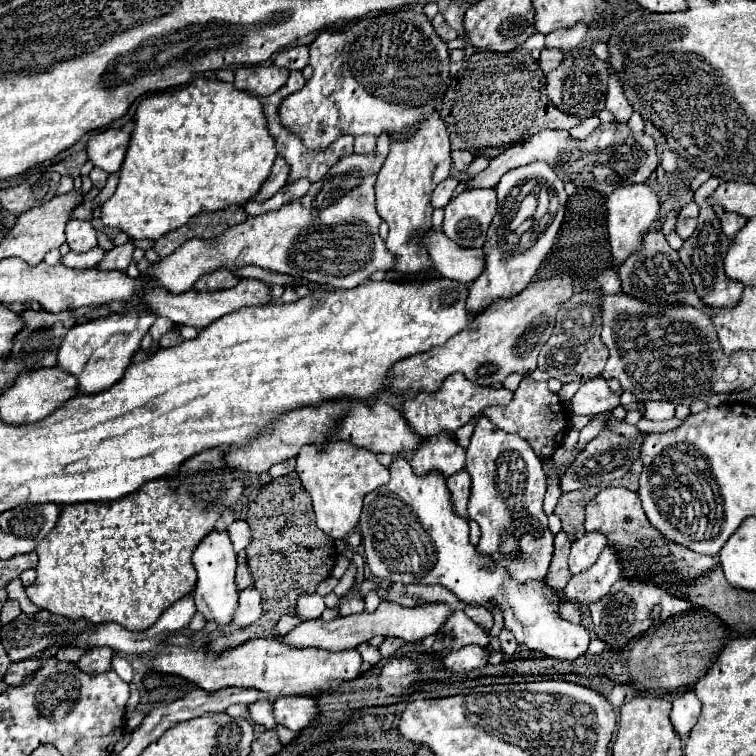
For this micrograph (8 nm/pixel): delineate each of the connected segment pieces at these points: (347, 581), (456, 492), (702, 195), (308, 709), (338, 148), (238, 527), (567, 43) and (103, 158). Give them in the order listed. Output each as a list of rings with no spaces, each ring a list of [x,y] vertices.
[[[352,562],[348,571],[339,580],[338,586],[336,586],[336,588],[334,588],[334,592],[336,592],[336,594],[338,594],[338,596],[342,596],[342,594],[346,594],[346,592],[348,592],[348,590],[350,590],[350,586],[353,586],[355,575],[356,575],[356,570],[357,570],[357,567]]]
[[[460,470],[460,472],[452,474],[446,484],[448,484],[448,490],[452,492],[456,512],[462,514],[462,516],[468,514],[466,512],[466,504],[468,504],[468,498],[470,498],[470,476],[468,476],[468,472]]]
[[[711,176],[704,184],[702,184],[699,189],[695,192],[694,201],[700,206],[708,204],[706,202],[707,198],[714,192],[714,190],[719,186],[721,180],[714,176]]]
[[[282,696],[272,704],[272,710],[276,722],[294,732],[306,728],[318,714],[310,696]]]
[[[290,72],[288,82],[286,82],[280,90],[276,90],[274,94],[270,94],[270,96],[266,96],[266,98],[262,100],[262,110],[264,110],[266,122],[268,122],[268,130],[270,130],[270,134],[272,134],[272,138],[274,138],[274,142],[276,142],[278,154],[280,154],[280,156],[286,160],[286,164],[290,166],[288,184],[292,184],[292,182],[296,182],[296,180],[300,180],[300,178],[308,178],[310,182],[322,180],[322,178],[328,174],[328,170],[336,166],[336,162],[338,162],[340,158],[350,156],[350,154],[354,152],[354,136],[342,136],[342,138],[338,138],[334,144],[330,144],[326,150],[320,150],[320,152],[310,152],[310,150],[308,150],[308,152],[306,152],[304,146],[300,144],[300,140],[298,140],[298,138],[290,138],[290,132],[286,132],[286,130],[280,126],[280,122],[278,122],[278,118],[276,118],[276,110],[278,110],[280,102],[282,102],[288,94],[298,92],[304,84],[306,84],[306,80],[304,80],[302,72]]]
[[[236,520],[228,526],[228,534],[232,538],[232,544],[234,544],[234,552],[240,552],[248,546],[250,542],[250,530],[248,530],[248,524],[244,520]]]
[[[574,24],[572,28],[562,28],[562,30],[554,30],[546,36],[546,48],[560,48],[564,52],[574,50],[590,32],[590,24]]]
[[[102,130],[98,134],[92,134],[92,138],[86,144],[88,162],[92,162],[96,168],[112,174],[120,170],[120,164],[124,160],[124,152],[128,146],[130,134],[122,130]]]

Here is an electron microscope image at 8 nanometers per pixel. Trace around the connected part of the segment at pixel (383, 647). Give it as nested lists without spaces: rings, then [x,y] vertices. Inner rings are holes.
[[[386,638],[386,640],[380,644],[380,648],[378,648],[378,650],[380,650],[380,654],[382,654],[382,656],[386,656],[386,658],[388,658],[388,656],[396,654],[396,652],[398,652],[398,648],[400,648],[402,644],[404,644],[404,642],[402,642],[400,638]]]

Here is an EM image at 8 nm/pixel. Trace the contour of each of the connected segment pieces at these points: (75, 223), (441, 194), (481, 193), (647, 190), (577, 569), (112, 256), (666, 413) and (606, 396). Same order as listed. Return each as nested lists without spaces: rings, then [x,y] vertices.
[[[70,220],[66,224],[66,242],[74,252],[88,252],[96,246],[96,230],[88,220]]]
[[[454,176],[446,178],[444,182],[440,182],[440,184],[436,186],[436,190],[432,192],[432,206],[434,206],[434,208],[444,208],[444,206],[450,202],[450,198],[452,198],[458,182],[460,182],[460,180],[454,178]]]
[[[480,188],[458,194],[444,208],[442,232],[464,248],[480,248],[496,212],[496,190]]]
[[[644,182],[644,184],[626,184],[626,186],[618,186],[610,196],[608,196],[608,240],[610,240],[610,248],[612,248],[612,256],[614,256],[614,264],[620,266],[632,252],[636,252],[642,246],[642,236],[644,232],[650,228],[652,220],[658,214],[658,196],[656,192]]]
[[[586,532],[580,540],[576,540],[570,550],[570,572],[580,574],[588,570],[598,560],[606,542],[608,540],[604,540],[598,532]]]
[[[130,238],[126,244],[114,246],[106,254],[106,258],[98,264],[98,268],[102,268],[102,270],[126,270],[128,264],[132,262],[132,252],[134,252],[134,240]]]
[[[646,402],[644,404],[644,416],[648,420],[670,420],[674,418],[674,406],[668,402]]]
[[[596,376],[586,380],[578,392],[574,394],[574,414],[600,414],[606,410],[612,410],[620,404],[620,394],[612,392],[604,378]]]

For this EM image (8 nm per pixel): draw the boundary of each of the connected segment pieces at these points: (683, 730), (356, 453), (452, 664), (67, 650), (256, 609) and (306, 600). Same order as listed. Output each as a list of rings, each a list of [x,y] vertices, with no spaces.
[[[692,690],[680,694],[674,702],[672,702],[672,724],[674,724],[674,730],[684,736],[692,730],[692,726],[696,724],[700,716],[700,702],[696,698],[696,694]]]
[[[348,442],[304,446],[296,456],[296,472],[300,476],[302,486],[312,496],[318,528],[330,538],[344,538],[358,524],[364,496],[390,480],[388,468],[376,460],[374,452],[356,448]]]
[[[468,646],[468,648],[460,648],[452,654],[448,654],[442,660],[444,668],[450,668],[454,672],[462,672],[462,670],[474,670],[480,668],[484,664],[488,664],[488,652],[486,648],[478,648],[478,646]]]
[[[64,647],[59,649],[56,654],[56,658],[60,660],[60,662],[77,662],[81,656],[83,656],[90,649],[83,649],[79,647]]]
[[[244,588],[240,592],[240,600],[238,600],[238,608],[234,614],[234,624],[238,628],[246,628],[250,624],[254,624],[262,614],[262,606],[260,606],[260,592],[256,588]]]
[[[300,594],[296,600],[296,616],[300,618],[320,618],[324,612],[324,600],[318,594]]]

